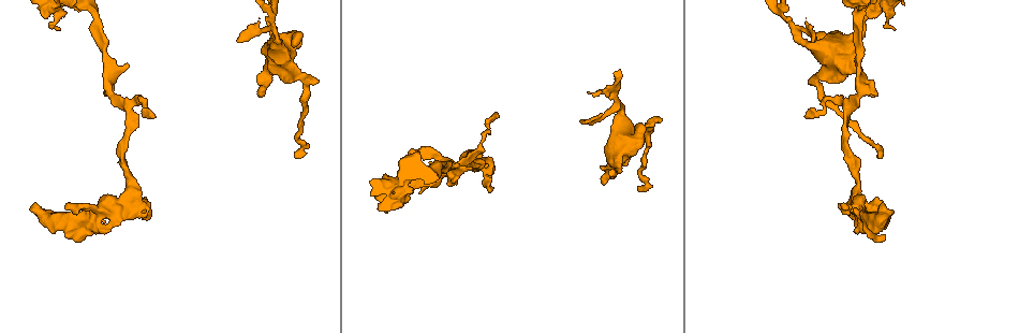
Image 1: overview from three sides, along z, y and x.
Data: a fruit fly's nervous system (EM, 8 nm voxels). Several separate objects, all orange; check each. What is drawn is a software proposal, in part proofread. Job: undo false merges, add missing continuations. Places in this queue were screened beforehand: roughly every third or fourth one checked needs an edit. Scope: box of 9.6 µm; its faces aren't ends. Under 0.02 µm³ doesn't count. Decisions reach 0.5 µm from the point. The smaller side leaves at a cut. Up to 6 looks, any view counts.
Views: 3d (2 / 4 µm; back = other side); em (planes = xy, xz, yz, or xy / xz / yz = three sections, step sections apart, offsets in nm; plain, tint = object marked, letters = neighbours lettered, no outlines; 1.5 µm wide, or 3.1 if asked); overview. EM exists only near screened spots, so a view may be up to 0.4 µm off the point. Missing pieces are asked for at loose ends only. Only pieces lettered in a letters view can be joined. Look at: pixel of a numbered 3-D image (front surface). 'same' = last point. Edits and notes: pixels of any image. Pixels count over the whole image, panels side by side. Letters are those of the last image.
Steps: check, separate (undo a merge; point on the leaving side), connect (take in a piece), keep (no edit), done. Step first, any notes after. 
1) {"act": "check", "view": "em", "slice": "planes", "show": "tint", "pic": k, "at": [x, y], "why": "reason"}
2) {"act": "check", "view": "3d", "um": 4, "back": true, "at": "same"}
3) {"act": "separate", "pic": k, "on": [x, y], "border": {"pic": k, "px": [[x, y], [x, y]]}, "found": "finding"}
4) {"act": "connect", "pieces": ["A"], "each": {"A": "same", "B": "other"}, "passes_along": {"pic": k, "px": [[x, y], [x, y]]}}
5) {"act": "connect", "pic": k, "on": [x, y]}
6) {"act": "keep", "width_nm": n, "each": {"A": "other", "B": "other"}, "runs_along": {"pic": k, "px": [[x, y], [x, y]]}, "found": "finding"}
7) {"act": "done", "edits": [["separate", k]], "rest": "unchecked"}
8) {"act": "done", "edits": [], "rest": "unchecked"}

{"act": "check", "view": "em", "slice": "planes", "show": "plain", "pic": 1, "at": [888, 208], "why": "stops while still wide"}

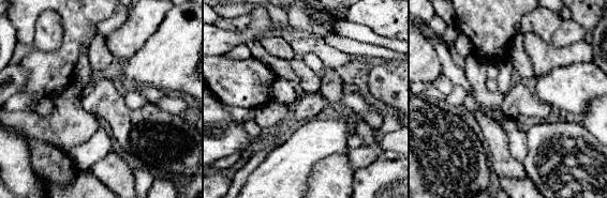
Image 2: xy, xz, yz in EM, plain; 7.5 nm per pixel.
{"act": "check", "view": "em", "slice": "planes", "show": "letters", "at": "same", "why": "what lies round it"}

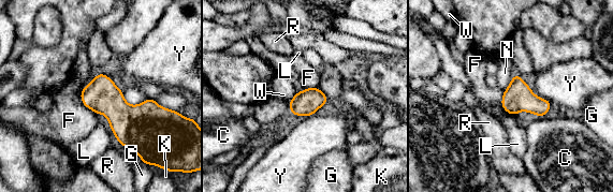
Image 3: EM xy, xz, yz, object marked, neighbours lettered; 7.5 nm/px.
{"act": "keep", "each": {"C": "other", "F": "other", "G": "other", "K": "other", "L": "other", "N": "other", "R": "other", "W": "other", "Y": "other"}, "border": {"pic": 3, "px": [[537, 94], [551, 103]]}, "found": "none of them fits"}

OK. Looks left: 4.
{"act": "check", "view": "em", "slice": "planes", "show": "letters", "pic": 1, "at": [811, 41], "why": "branch stops here"}

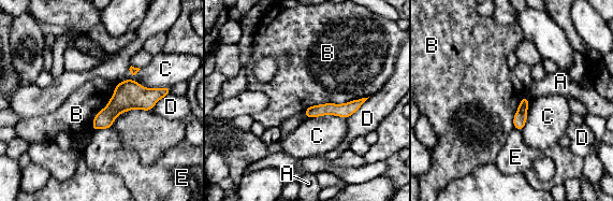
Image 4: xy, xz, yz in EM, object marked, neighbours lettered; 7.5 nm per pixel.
{"act": "keep", "longest_contact_nm": ["B", 500], "each": {"A": "other", "B": "other", "C": "other", "D": "other", "E": "other"}, "runs_along": {"pic": 4, "px": [[360, 101], [347, 110], [308, 115]]}, "found": "no lettered piece goes on from it"}

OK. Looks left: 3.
{"act": "check", "view": "em", "slice": "planes", "show": "letters", "pic": 1, "at": [640, 190], "why": "branch stops here"}

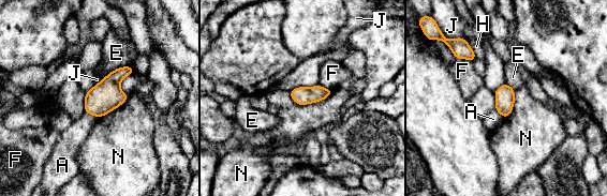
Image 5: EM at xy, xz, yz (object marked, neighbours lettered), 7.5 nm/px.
{"act": "keep", "each": {"A": "other", "E": "other", "F": "other", "H": "other", "J": "other", "N": "other"}, "found": "no lettered piece goes on from it"}

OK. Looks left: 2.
{"act": "done", "edits": [], "rest": "unchecked"}

